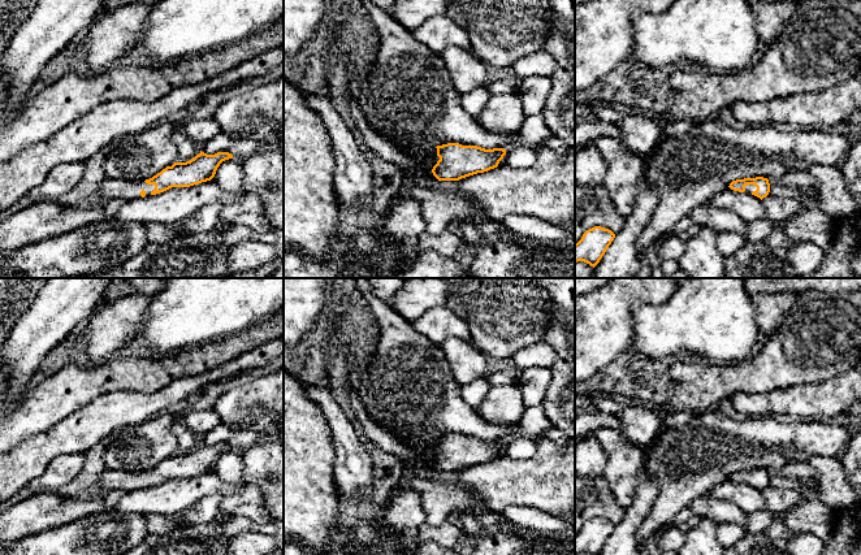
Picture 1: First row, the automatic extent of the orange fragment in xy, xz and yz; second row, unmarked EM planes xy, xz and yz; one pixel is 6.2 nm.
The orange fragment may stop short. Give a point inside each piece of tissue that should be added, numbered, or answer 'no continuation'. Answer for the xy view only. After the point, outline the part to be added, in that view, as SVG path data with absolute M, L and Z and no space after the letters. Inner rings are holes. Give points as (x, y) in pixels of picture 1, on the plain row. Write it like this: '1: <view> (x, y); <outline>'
1: xy (109, 480); M105 469L99 477L98 485L100 490L98 494L107 494L112 490L131 491L140 487L140 482L146 482L146 487L151 487L155 476L147 476L144 472L120 472Z

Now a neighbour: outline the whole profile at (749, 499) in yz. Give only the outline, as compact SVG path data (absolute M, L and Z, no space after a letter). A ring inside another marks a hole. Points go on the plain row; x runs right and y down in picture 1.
M730 478L717 485L710 491L710 495L731 502L747 515L765 510L766 507L766 500L760 489L745 482L734 482Z

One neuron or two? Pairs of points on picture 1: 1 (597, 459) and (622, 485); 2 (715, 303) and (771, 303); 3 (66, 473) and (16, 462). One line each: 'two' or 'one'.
1: two
2: two
3: two

